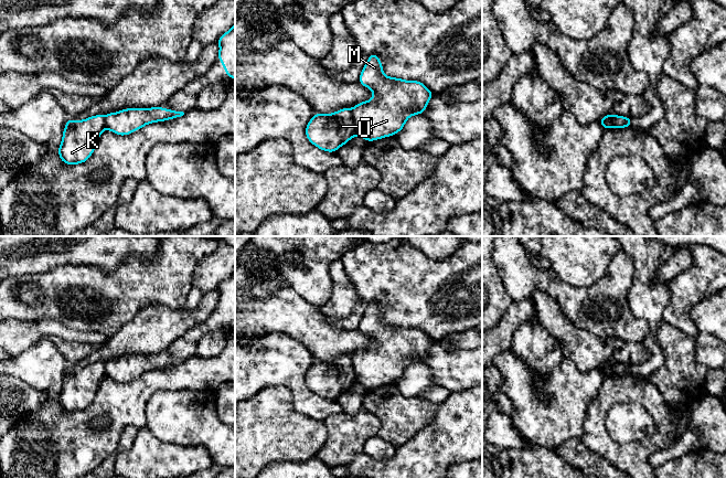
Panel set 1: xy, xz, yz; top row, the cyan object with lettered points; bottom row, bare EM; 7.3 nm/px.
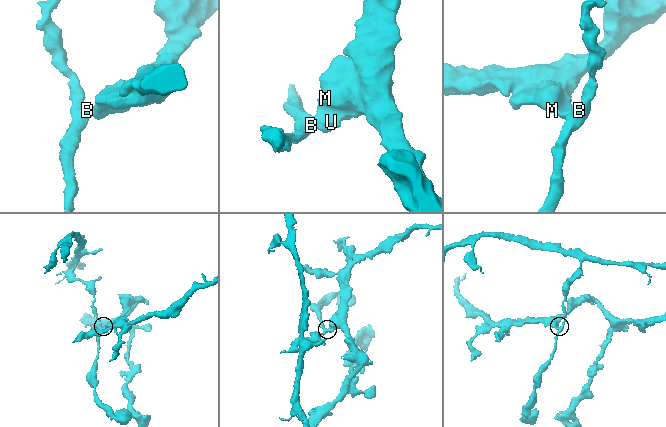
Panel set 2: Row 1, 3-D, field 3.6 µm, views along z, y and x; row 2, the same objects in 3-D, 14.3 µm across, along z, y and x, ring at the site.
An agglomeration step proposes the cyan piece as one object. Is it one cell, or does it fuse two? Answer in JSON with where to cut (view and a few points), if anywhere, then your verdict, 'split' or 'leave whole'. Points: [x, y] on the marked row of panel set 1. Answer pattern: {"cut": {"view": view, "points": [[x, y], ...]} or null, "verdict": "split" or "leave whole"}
{"cut": {"view": "xz", "points": [[350, 108], [356, 134]]}, "verdict": "split"}

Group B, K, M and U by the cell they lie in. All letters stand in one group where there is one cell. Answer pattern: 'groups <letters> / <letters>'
groups B K / M U

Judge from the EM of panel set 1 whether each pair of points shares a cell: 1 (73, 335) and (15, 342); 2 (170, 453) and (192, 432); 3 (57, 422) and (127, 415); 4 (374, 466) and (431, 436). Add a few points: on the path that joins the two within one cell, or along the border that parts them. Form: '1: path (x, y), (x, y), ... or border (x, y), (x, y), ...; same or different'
1: path (59, 332), (30, 332); same
2: border (155, 434), (162, 441), (204, 447); different
3: path (75, 422), (79, 422), (94, 412), (109, 412); same
4: path (388, 466), (402, 466), (417, 450); same

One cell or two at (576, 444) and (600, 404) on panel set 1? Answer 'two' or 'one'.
one

